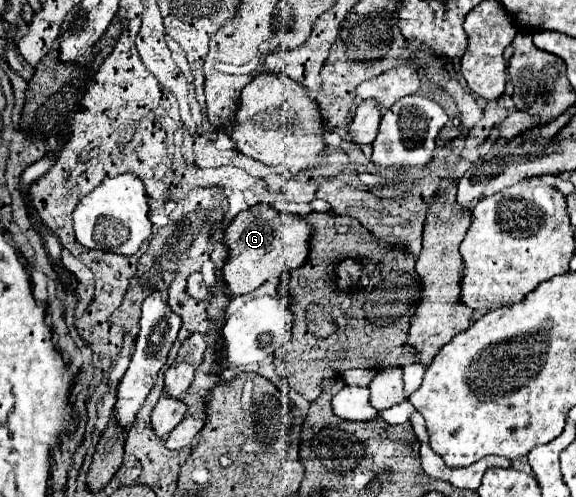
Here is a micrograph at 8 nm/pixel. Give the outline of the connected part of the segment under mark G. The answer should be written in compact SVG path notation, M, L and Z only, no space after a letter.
M267 203L241 211L225 231L225 245L231 255L223 267L223 277L229 295L245 295L267 279L301 267L309 259L311 233L313 227L301 215L283 215Z

